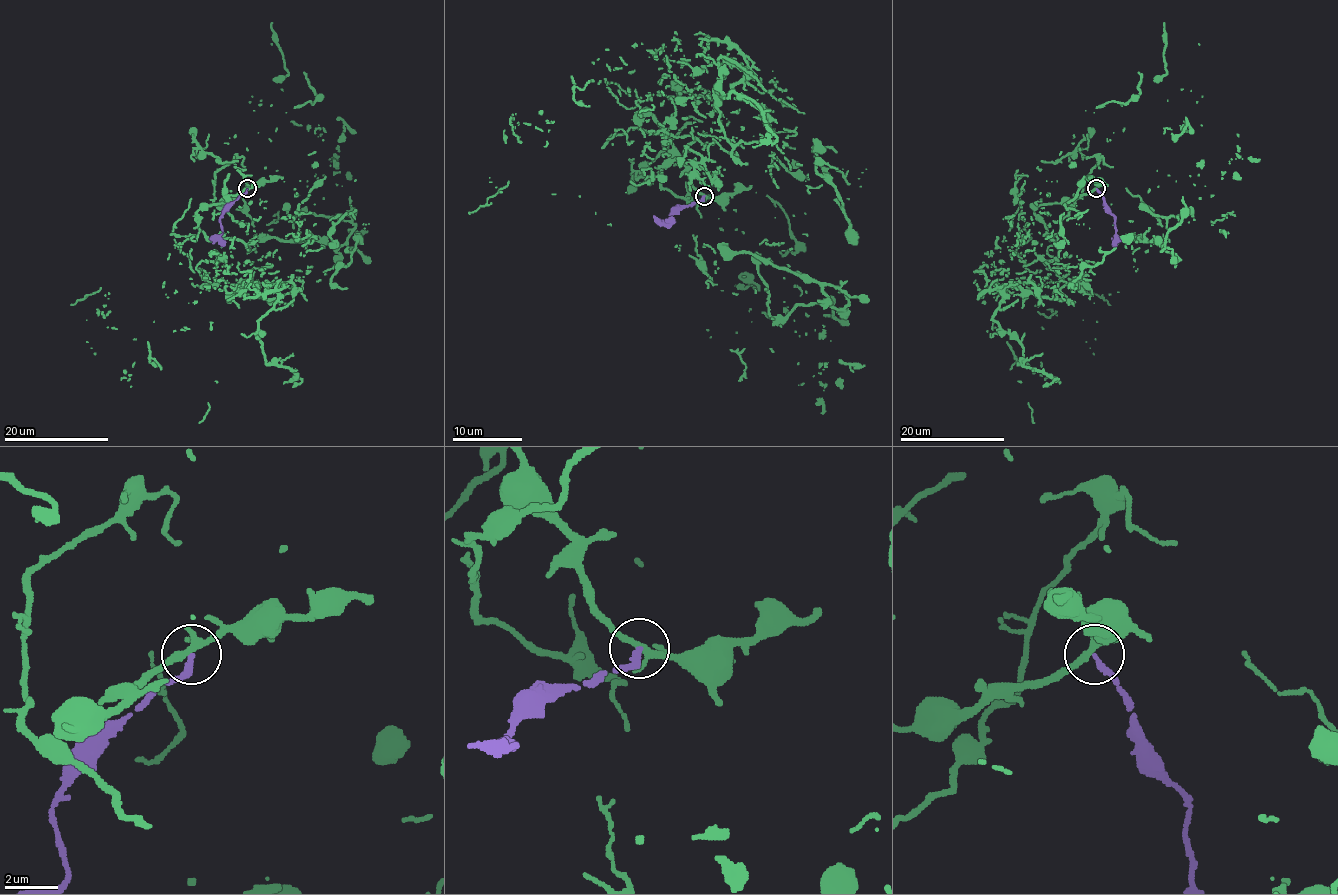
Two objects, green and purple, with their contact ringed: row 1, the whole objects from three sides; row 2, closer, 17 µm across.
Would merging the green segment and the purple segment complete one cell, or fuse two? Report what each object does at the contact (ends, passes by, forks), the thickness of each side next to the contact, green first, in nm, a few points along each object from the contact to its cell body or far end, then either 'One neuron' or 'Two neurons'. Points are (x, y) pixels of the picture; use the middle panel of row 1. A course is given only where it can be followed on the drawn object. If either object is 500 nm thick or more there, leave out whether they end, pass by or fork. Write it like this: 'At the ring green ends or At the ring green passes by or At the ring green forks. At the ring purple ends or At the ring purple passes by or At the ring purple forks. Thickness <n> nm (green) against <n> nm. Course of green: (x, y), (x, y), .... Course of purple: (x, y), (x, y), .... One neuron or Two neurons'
At the ring green forks. At the ring purple ends. Thickness 240 nm (green) against 180 nm. Course of green: (702, 195), (650, 115), (607, 138), (680, 129), (720, 56), (725, 138), (826, 176), (817, 148), (848, 199). Course of purple: (704, 195), (694, 204), (678, 209), (668, 219), (671, 221), (659, 221), (654, 216). Two neurons

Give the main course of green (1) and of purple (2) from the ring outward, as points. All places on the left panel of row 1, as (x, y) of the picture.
1: (246, 189), (174, 241), (193, 271), (269, 299), (330, 282), (329, 220), (355, 209), (355, 180)
2: (247, 189), (220, 217), (222, 232), (209, 239)

